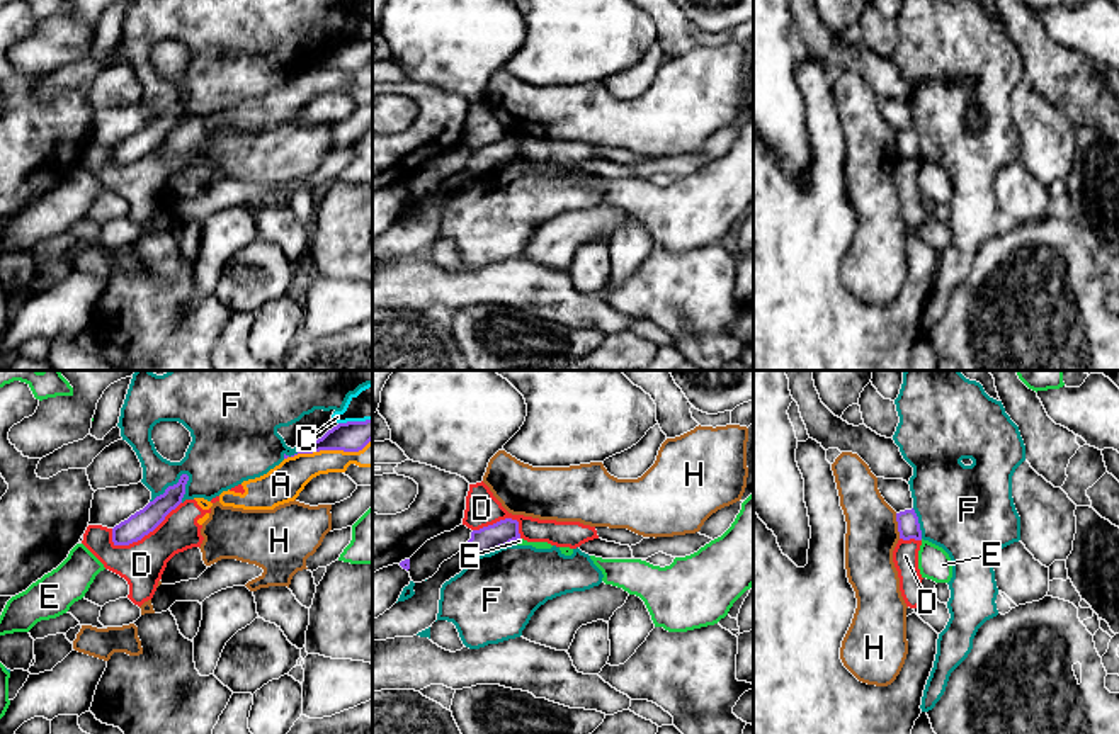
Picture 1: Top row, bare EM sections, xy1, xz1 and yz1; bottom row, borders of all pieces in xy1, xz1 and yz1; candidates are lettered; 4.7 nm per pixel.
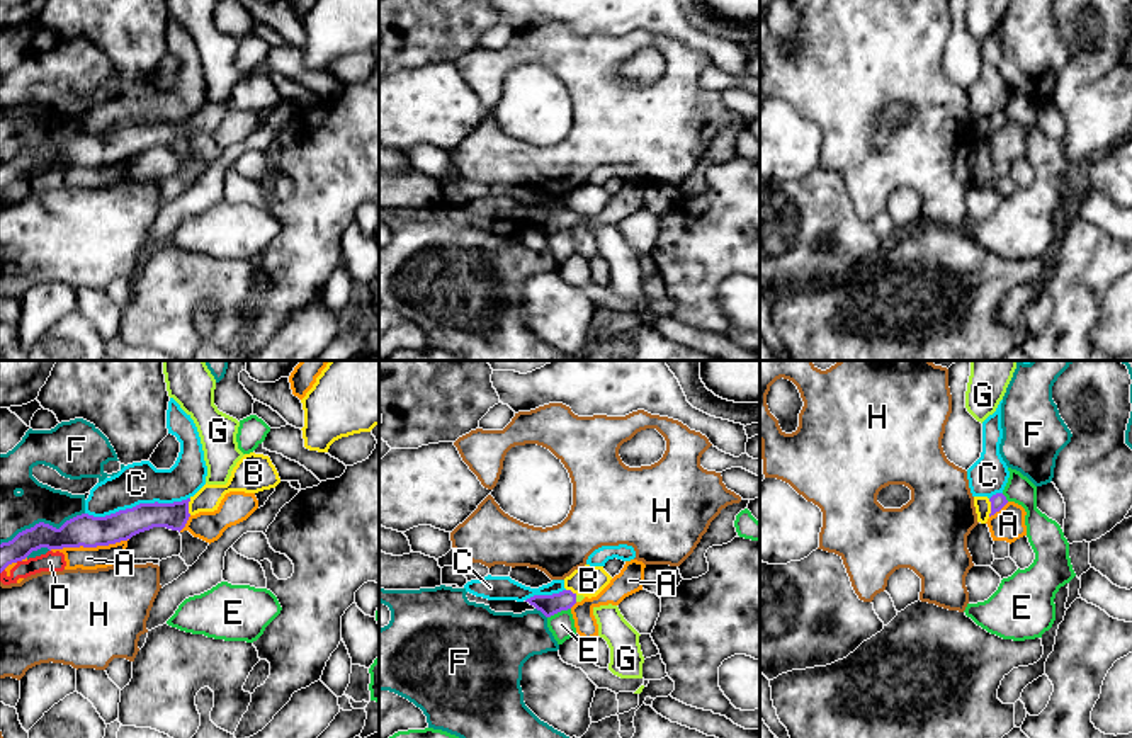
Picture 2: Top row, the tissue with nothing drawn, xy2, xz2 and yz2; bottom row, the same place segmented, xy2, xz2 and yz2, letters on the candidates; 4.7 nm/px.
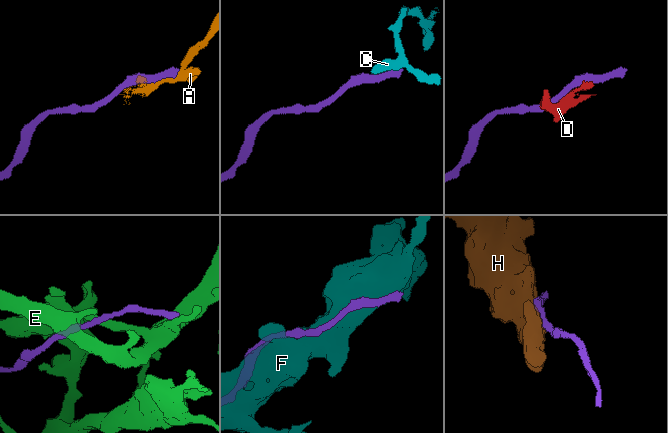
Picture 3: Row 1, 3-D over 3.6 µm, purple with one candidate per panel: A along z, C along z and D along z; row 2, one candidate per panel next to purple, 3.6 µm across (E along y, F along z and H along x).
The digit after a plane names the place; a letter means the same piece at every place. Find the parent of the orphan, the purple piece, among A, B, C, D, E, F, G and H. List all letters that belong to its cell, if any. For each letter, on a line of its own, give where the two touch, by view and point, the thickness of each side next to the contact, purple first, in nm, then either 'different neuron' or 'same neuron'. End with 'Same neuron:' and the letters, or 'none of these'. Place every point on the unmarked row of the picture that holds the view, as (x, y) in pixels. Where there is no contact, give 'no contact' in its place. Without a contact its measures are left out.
A: meets purple in xy1 at (330, 68); 140 nm thick on the purple side, 170 nm on the other; different neuron
B: meets purple in yz2 at (991, 126); 70 nm thick on the purple side, 80 nm on the other; different neuron
C: meets purple in xy2 at (136, 124); 150 nm thick on the purple side, 190 nm on the other; different neuron
D: meets purple in xy1 at (147, 153); 120 nm thick on the purple side, 220 nm on the other; different neuron
E: meets purple in xz2 at (558, 230); 100 nm thick on the purple side, 120 nm on the other; different neuron
F: meets purple in xy2 at (41, 141); 150 nm thick on the purple side, 190 nm on the other; different neuron
G: meets purple in xz2 at (575, 218); 100 nm thick on the purple side, 30 nm on the other; same neuron
H: meets purple in yz1 at (898, 145); 110 nm thick on the purple side, 240 nm on the other; different neuron
Same neuron: G

